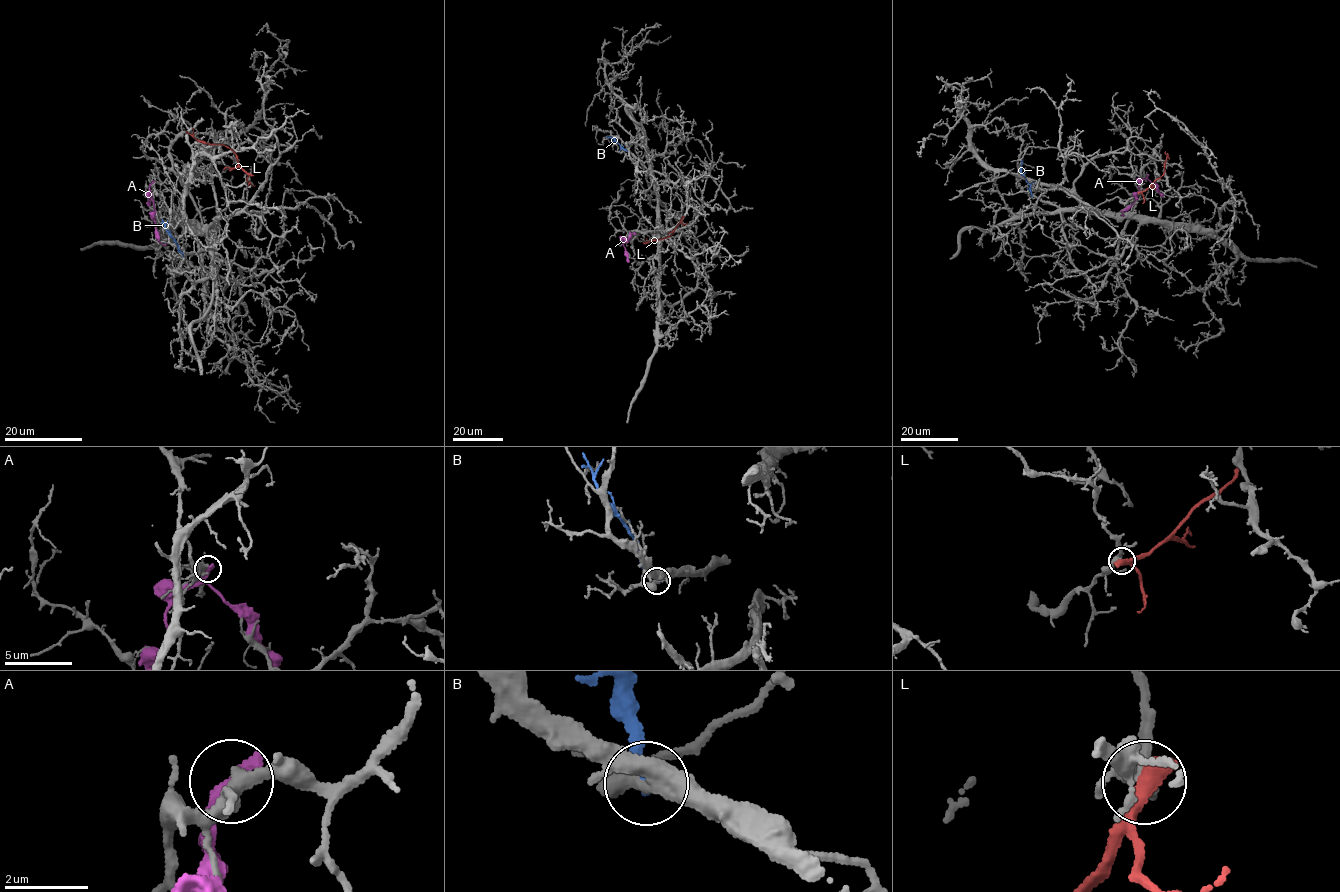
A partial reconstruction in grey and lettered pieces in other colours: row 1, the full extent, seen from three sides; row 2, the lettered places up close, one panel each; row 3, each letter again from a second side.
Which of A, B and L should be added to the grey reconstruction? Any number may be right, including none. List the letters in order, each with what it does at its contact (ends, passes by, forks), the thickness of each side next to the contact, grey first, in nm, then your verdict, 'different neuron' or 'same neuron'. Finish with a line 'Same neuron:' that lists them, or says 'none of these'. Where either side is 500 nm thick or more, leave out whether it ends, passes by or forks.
A: it ends there; 280 nm thick on the grey side, 400 nm on the other; different neuron
B: it ends there; 280 nm thick on the grey side, 260 nm on the other; different neuron
L: 200 nm thick on the grey side, 500 nm on the other; different neuron
Same neuron: none of these

